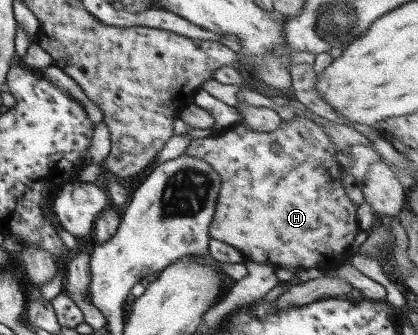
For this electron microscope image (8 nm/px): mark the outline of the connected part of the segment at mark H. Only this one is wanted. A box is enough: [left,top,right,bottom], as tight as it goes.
[184,114,360,269]

